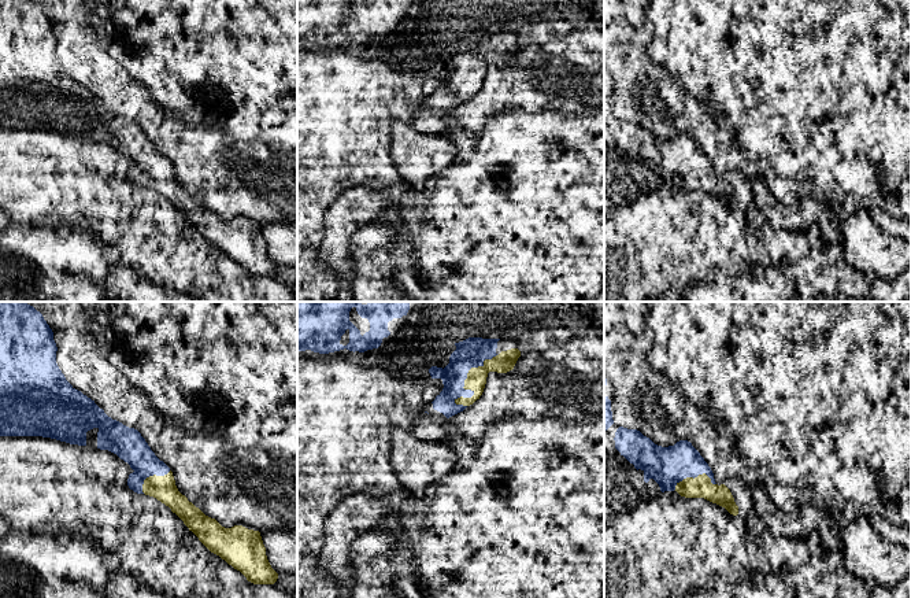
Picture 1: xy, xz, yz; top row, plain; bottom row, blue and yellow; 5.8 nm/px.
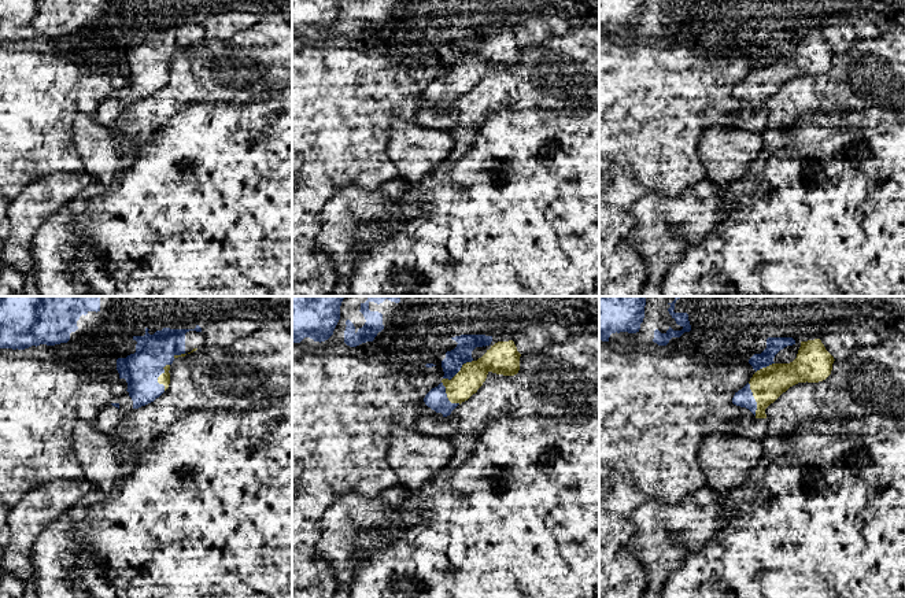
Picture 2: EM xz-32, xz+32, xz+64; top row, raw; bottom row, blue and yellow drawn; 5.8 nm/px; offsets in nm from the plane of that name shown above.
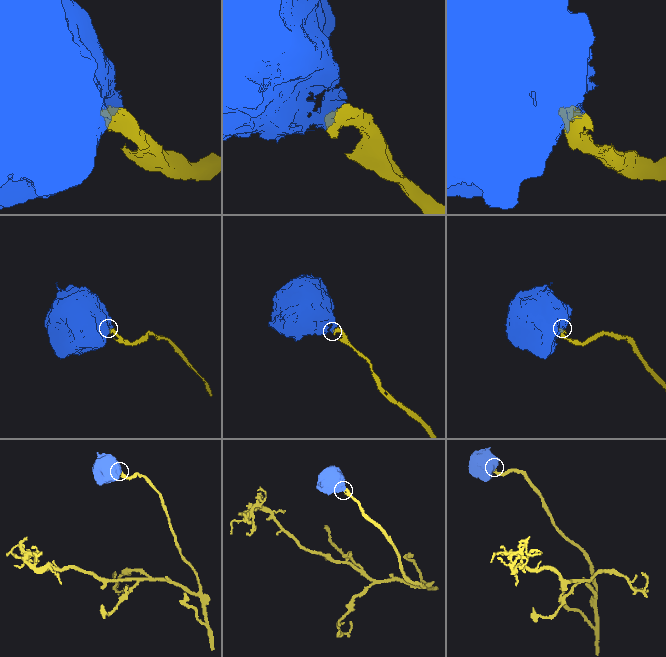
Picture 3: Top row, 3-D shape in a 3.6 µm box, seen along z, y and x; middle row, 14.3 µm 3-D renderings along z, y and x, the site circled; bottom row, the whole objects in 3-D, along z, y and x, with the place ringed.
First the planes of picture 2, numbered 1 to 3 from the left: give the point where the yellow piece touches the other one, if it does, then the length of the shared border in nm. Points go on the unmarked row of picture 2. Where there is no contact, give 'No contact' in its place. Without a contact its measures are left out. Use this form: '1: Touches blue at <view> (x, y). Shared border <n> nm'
1: Touches blue at xz-32 (158, 69). Shared border 160 nm
2: Touches blue at xz+32 (458, 63). Shared border 200 nm
3: Touches blue at xz+64 (754, 92). Shared border 200 nm

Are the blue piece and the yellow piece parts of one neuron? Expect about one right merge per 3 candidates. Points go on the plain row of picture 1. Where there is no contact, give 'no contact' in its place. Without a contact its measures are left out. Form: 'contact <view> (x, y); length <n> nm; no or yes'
contact xz (463, 74); length 380 nm; yes

